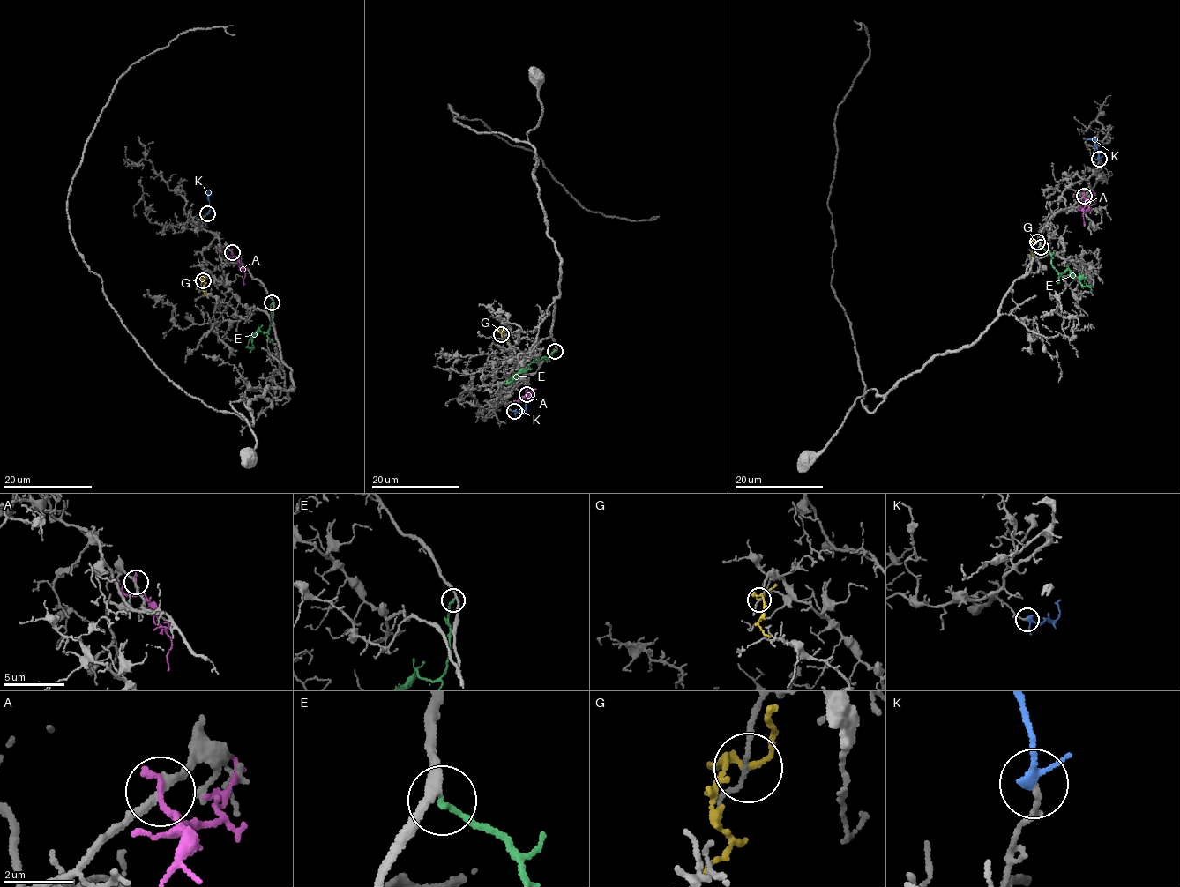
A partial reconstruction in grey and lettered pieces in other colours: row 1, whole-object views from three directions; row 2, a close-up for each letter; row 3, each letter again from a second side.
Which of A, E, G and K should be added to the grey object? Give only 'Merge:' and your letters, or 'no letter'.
Merge: E, K

